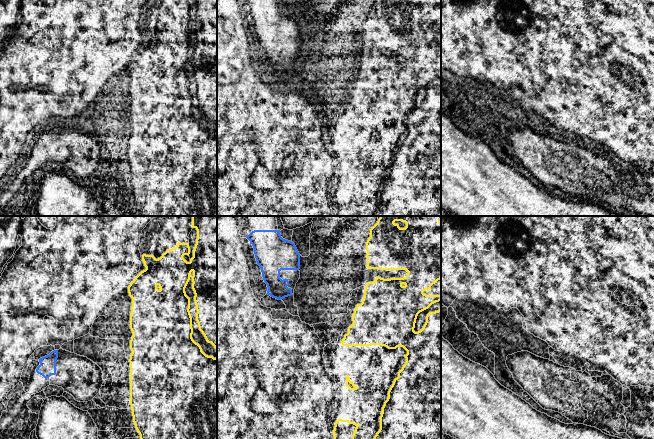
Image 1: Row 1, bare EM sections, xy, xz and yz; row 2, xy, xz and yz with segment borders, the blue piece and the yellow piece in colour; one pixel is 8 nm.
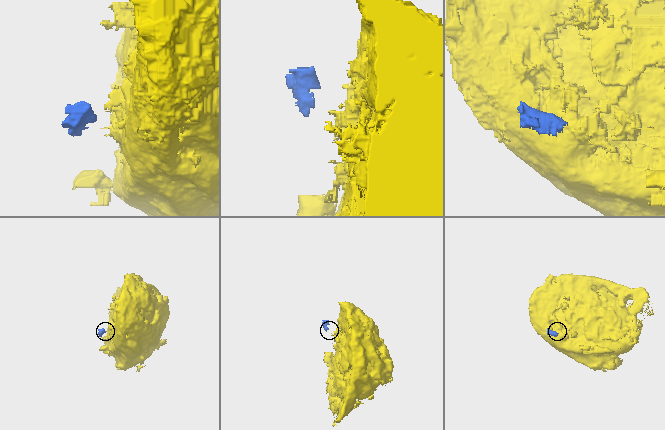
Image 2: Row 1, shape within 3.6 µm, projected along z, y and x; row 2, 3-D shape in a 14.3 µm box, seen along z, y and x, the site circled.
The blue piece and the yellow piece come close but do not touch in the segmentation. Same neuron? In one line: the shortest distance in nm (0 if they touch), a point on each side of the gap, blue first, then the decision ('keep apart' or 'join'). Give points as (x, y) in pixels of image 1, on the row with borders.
500 nm | xz (291, 294), (353, 313) | keep apart

